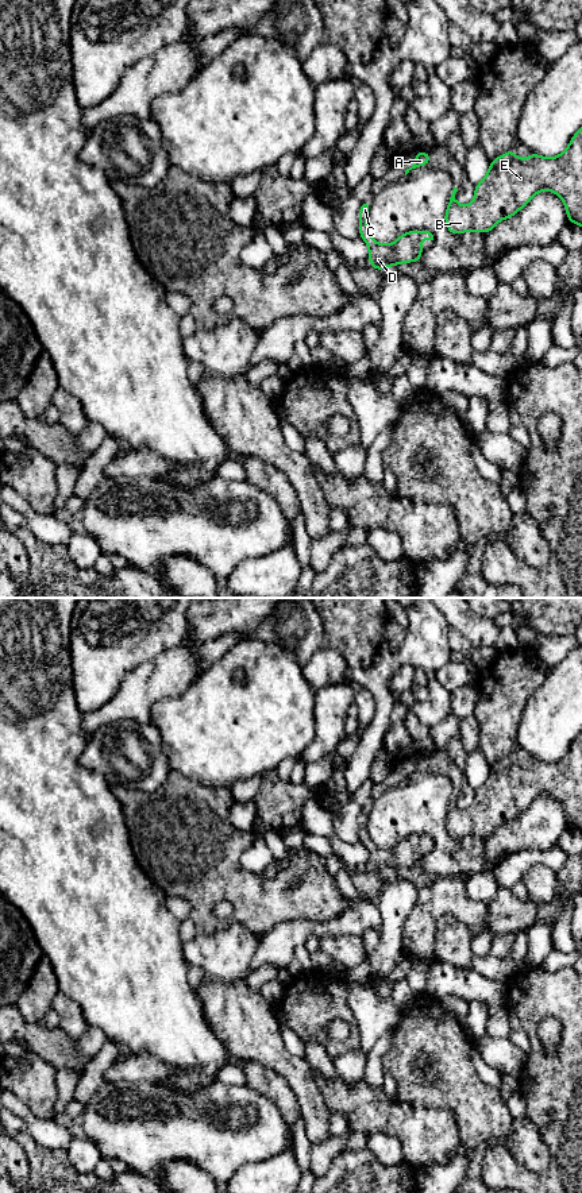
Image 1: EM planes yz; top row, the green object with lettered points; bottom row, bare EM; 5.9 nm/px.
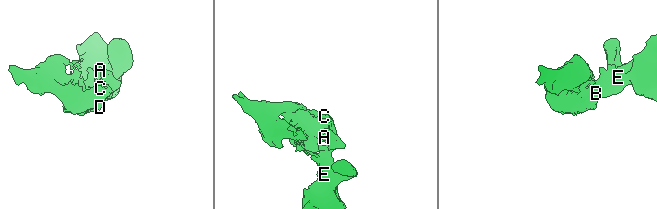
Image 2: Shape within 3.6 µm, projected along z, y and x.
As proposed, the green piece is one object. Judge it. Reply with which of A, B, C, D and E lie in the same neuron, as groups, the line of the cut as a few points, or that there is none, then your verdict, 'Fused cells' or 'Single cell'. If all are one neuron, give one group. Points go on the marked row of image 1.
Groups: A B C D E. No split. Single cell

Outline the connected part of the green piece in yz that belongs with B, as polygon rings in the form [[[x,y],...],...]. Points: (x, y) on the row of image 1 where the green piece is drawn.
[[[582,127],[574,134],[566,151],[554,158],[532,151],[529,158],[520,159],[513,148],[497,157],[489,163],[486,177],[475,185],[473,202],[467,206],[458,204],[458,189],[454,188],[444,215],[447,231],[454,235],[469,231],[489,233],[498,221],[514,216],[541,190],[556,193],[567,209],[567,221],[582,227]]]

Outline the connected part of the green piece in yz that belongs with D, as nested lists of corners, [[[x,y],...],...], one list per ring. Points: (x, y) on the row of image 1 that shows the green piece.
[[[362,201],[358,213],[359,238],[363,239],[369,247],[369,263],[377,271],[381,271],[388,266],[393,267],[400,263],[420,262],[420,256],[424,252],[420,242],[423,239],[433,240],[433,235],[429,231],[412,229],[400,235],[392,244],[379,244],[374,240],[367,227],[370,206],[371,202]]]

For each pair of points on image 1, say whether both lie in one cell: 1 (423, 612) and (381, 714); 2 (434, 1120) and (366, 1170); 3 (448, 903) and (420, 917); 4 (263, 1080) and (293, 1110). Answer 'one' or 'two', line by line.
1: one
2: two
3: one
4: one

